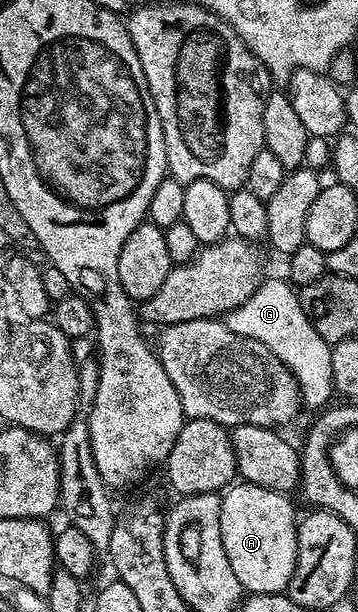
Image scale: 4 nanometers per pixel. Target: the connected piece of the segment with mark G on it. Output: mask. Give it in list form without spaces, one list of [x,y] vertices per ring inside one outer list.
[[[263,279],[257,290],[240,307],[233,308],[224,317],[224,323],[228,330],[232,330],[241,336],[247,336],[253,340],[259,340],[286,369],[296,378],[300,400],[303,405],[322,410],[331,403],[330,396],[335,395],[332,382],[332,354],[331,344],[322,340],[320,334],[310,324],[310,321],[302,318],[298,324],[298,341],[294,344],[294,312],[296,316],[296,292],[285,279]]]

